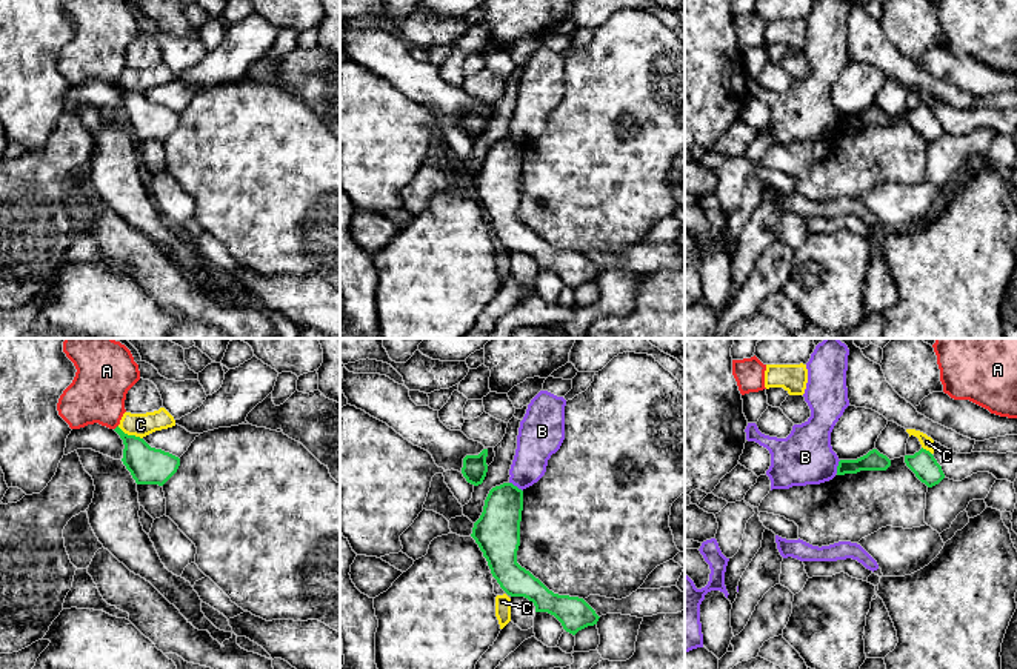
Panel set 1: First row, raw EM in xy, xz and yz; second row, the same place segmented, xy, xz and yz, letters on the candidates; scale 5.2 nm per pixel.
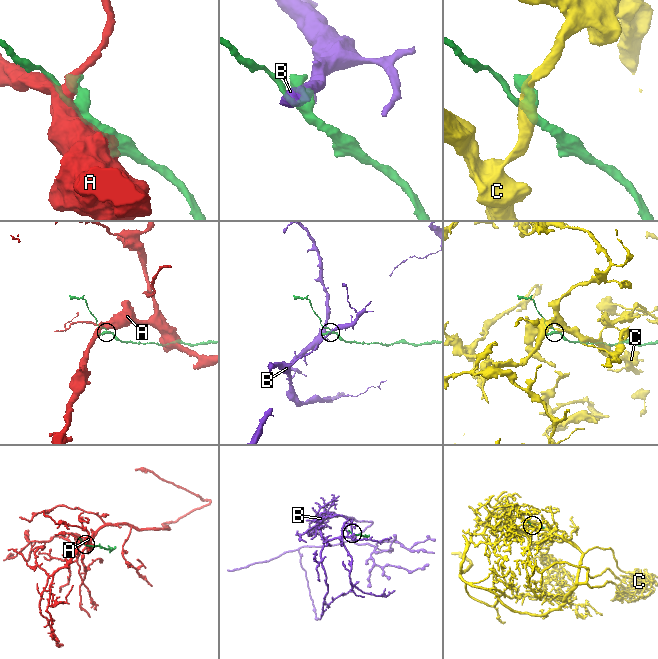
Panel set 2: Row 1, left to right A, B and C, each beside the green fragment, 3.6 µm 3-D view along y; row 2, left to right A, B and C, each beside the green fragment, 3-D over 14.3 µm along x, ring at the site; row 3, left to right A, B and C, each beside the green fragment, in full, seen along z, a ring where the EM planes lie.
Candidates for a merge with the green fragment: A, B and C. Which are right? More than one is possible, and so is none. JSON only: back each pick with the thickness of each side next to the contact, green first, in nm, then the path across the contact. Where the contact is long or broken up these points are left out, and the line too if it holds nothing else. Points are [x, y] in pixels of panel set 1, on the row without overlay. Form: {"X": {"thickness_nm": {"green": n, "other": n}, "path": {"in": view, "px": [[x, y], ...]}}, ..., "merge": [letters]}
{"merge": []}

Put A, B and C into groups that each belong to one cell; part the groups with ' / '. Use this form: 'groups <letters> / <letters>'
groups A / B / C

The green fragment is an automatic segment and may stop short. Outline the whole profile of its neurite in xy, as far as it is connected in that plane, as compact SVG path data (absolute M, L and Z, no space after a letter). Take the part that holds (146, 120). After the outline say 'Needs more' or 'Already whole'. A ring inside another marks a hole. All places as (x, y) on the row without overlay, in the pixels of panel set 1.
M114 85L123 95L123 120L137 140L163 141L178 125L180 114L162 105L151 103L143 94Z. Already whole

